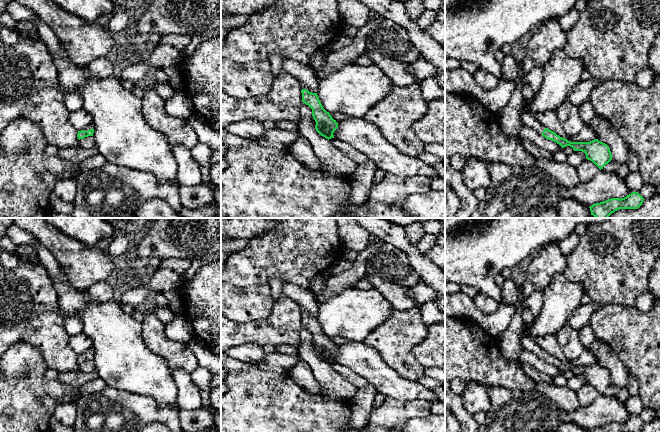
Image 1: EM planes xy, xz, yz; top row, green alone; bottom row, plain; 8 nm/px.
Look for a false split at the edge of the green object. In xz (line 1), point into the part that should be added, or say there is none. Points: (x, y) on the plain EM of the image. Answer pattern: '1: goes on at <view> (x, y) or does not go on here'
1: does not go on here

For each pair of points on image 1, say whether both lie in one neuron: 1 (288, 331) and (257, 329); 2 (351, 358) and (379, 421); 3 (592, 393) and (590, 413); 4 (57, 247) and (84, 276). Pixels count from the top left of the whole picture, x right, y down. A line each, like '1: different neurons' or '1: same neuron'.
1: same neuron
2: different neurons
3: different neurons
4: same neuron

